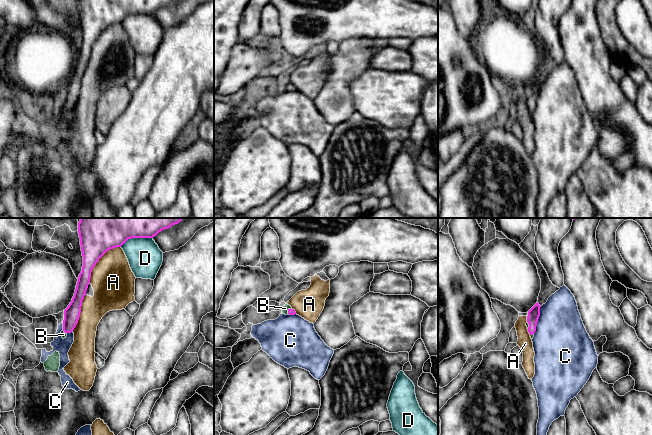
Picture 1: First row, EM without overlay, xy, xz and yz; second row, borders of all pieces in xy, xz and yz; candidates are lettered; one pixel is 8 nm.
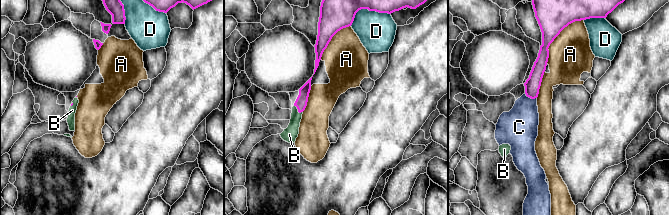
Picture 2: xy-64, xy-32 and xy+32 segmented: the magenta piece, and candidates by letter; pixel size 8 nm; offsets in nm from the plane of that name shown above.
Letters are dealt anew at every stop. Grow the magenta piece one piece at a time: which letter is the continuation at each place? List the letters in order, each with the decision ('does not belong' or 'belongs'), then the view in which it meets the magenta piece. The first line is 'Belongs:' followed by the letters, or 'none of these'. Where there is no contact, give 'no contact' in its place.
Belongs: none of these
A: does not belong | xy
B: does not belong | xz
C: does not belong | yz
D: does not belong | xy

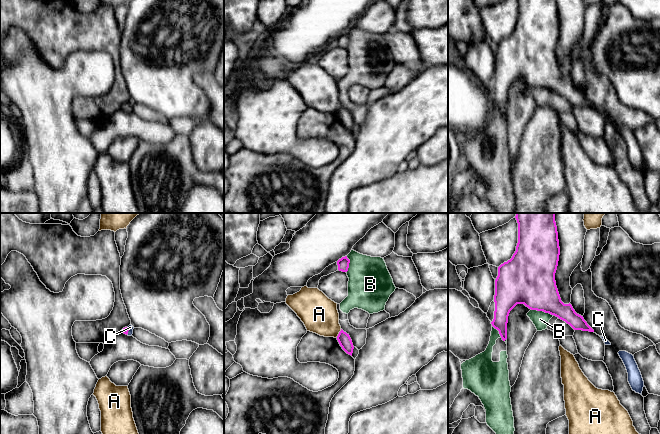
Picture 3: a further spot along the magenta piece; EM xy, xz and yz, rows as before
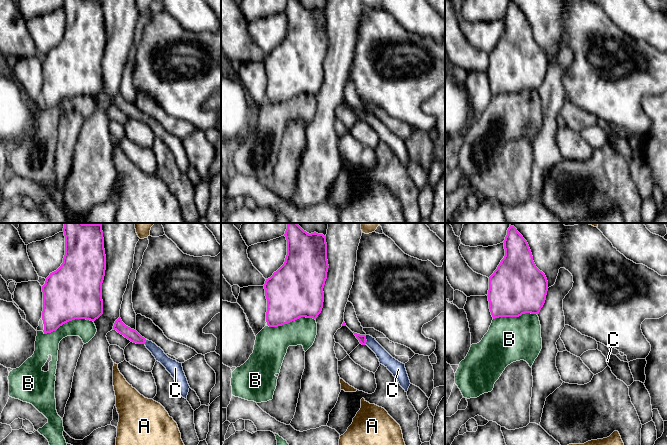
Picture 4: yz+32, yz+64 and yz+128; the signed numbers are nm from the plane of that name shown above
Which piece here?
Belongs: C
A: does not belong | xz
B: does not belong | yz
C: belongs | xy

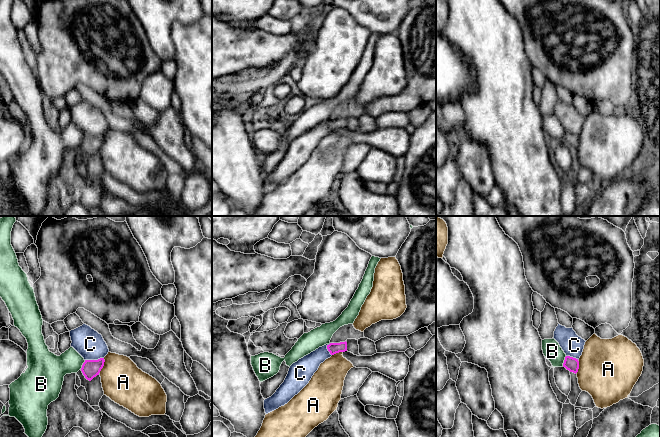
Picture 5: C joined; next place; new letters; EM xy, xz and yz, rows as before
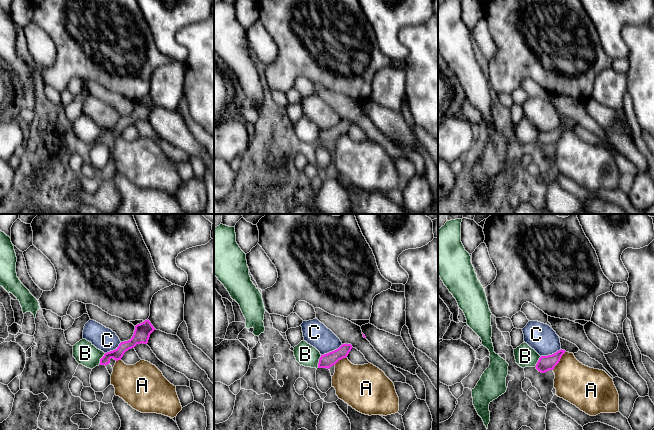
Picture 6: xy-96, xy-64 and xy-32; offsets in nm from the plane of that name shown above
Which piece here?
Belongs: none of these
A: does not belong | xy
B: does not belong | yz
C: does not belong | xy

